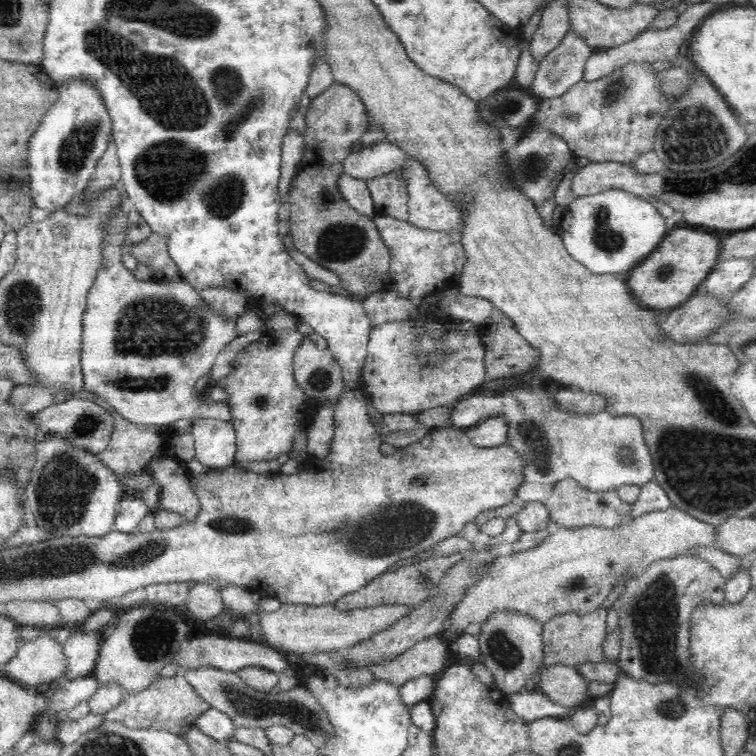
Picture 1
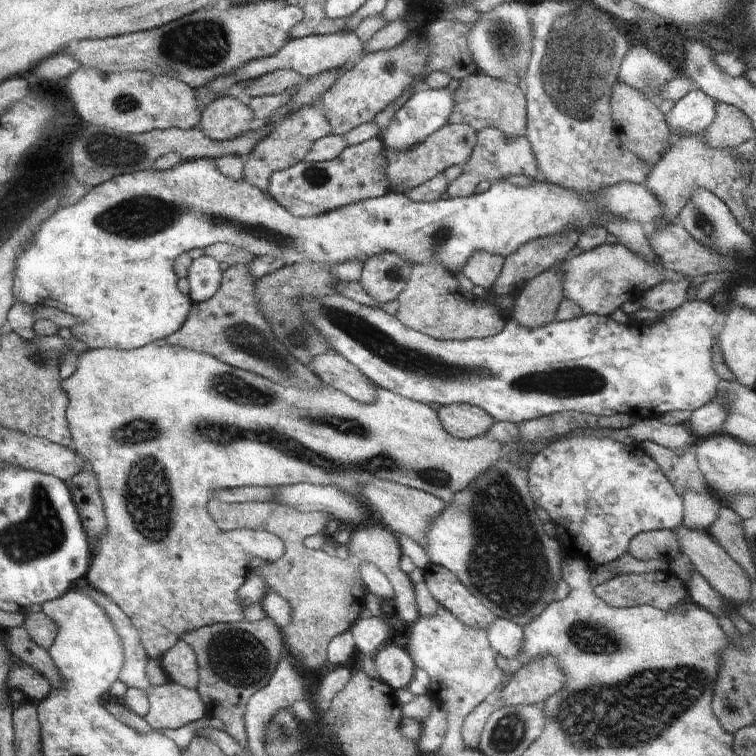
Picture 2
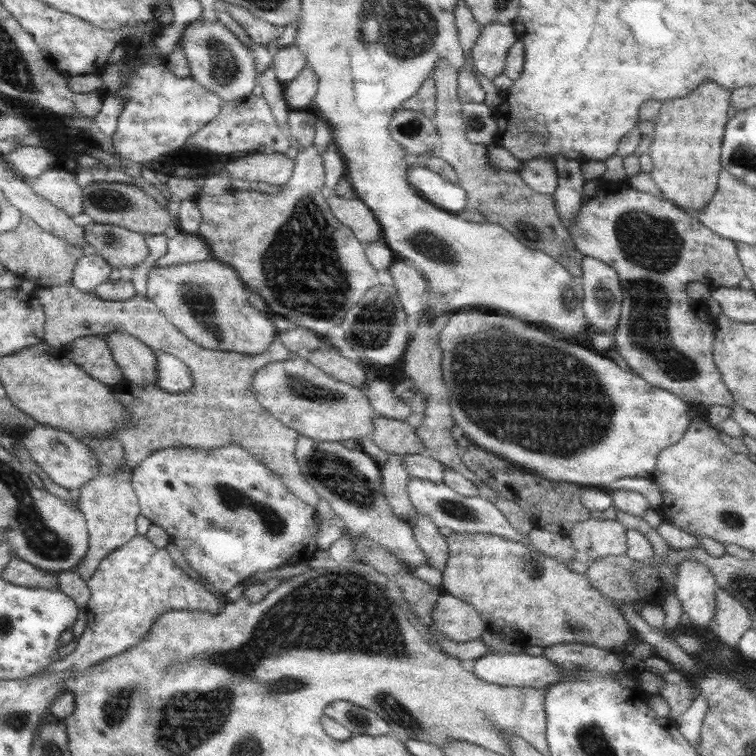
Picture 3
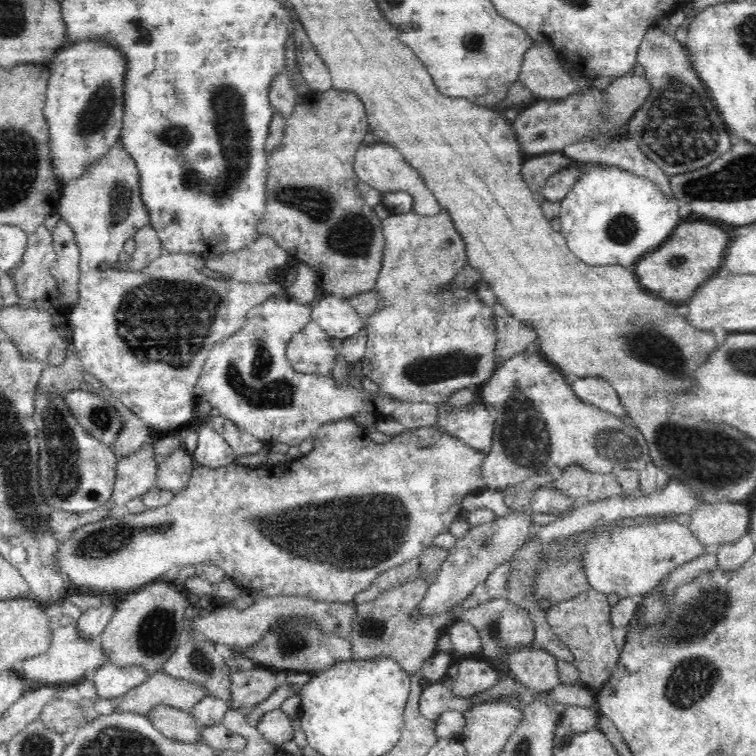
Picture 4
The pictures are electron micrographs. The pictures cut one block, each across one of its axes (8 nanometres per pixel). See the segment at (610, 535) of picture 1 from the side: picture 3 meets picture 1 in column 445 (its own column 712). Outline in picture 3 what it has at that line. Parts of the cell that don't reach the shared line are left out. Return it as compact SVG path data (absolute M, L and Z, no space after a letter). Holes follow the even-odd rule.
M716 588L716 616L710 630L718 642L734 648L740 638L751 628L750 614L742 602L730 596L726 590Z

